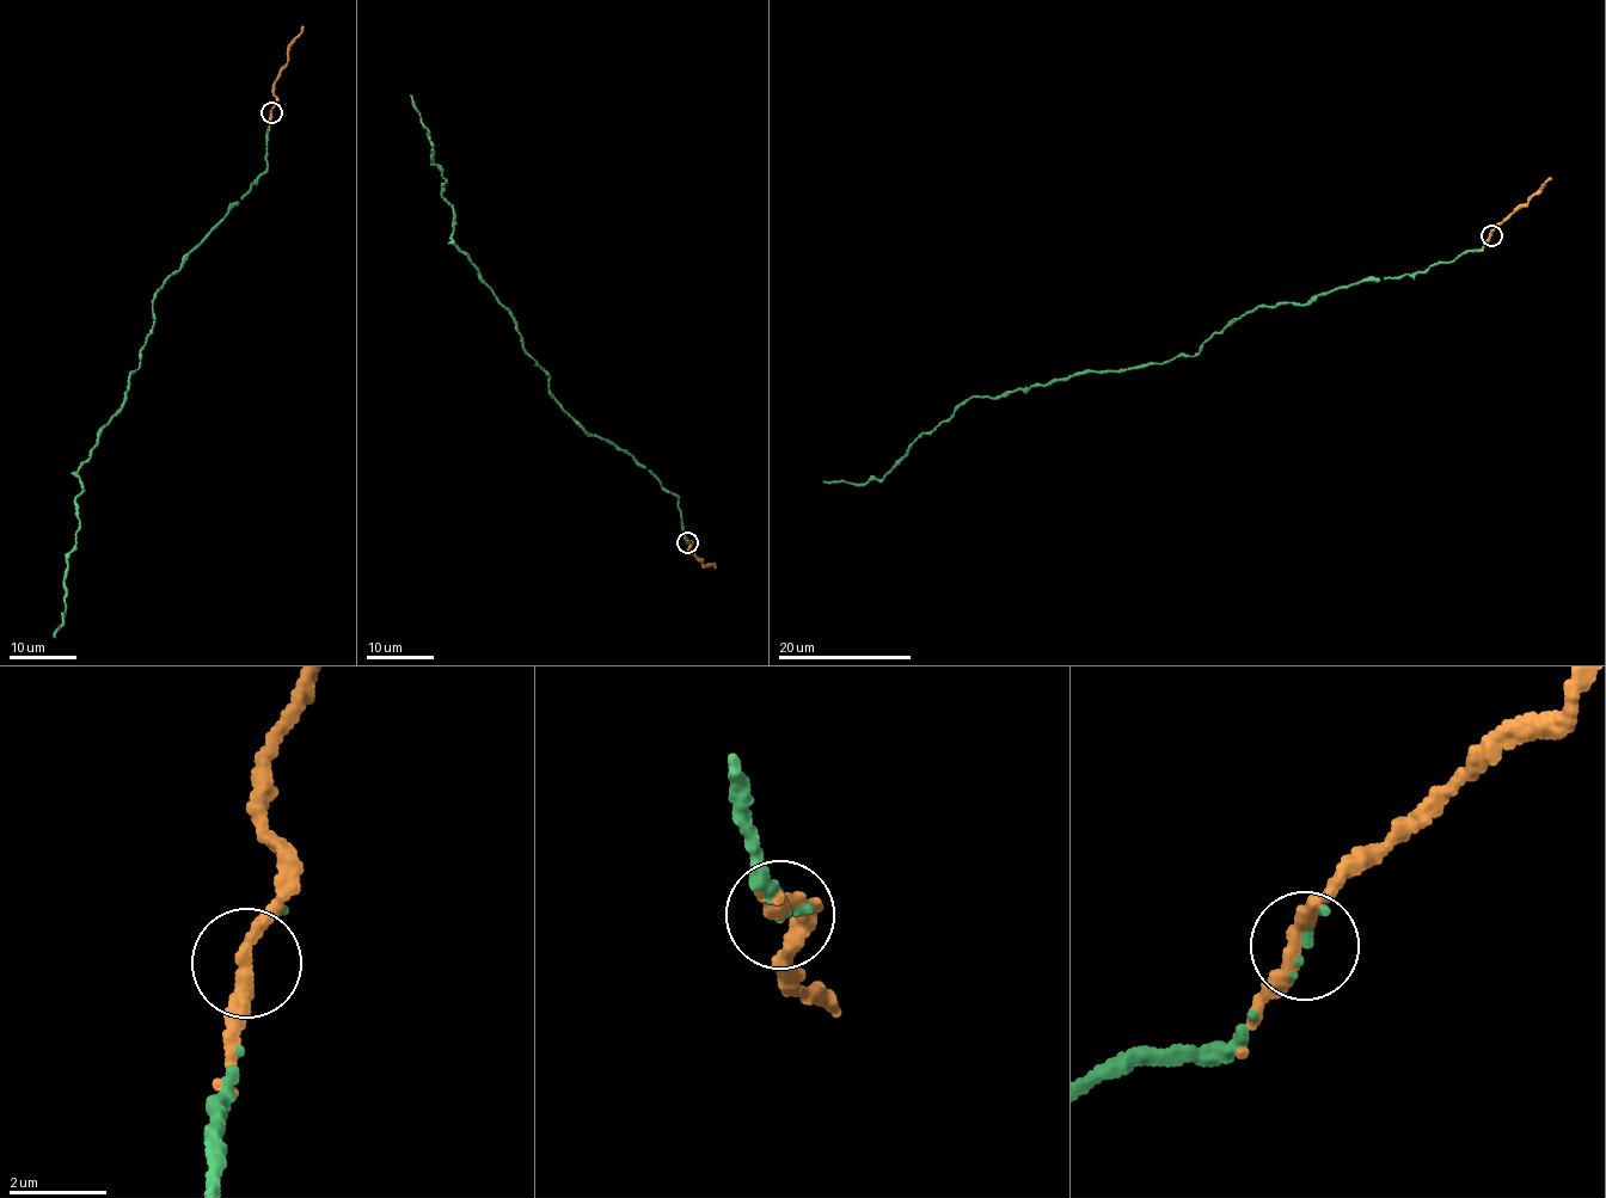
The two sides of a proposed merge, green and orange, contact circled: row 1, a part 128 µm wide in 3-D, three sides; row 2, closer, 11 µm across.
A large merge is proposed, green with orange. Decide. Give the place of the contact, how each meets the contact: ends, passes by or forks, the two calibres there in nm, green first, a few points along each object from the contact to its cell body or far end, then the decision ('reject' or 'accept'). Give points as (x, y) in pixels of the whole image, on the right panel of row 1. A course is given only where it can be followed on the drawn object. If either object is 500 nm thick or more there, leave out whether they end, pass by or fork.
(1491, 235) | green ends | orange passes by | 170/320 nm | green via (1490, 235), (1422, 271), (1262, 305), (1193, 356), (975, 395), (881, 480), (822, 481) | orange via (1490, 235), (1495, 226), (1552, 179) | accept

